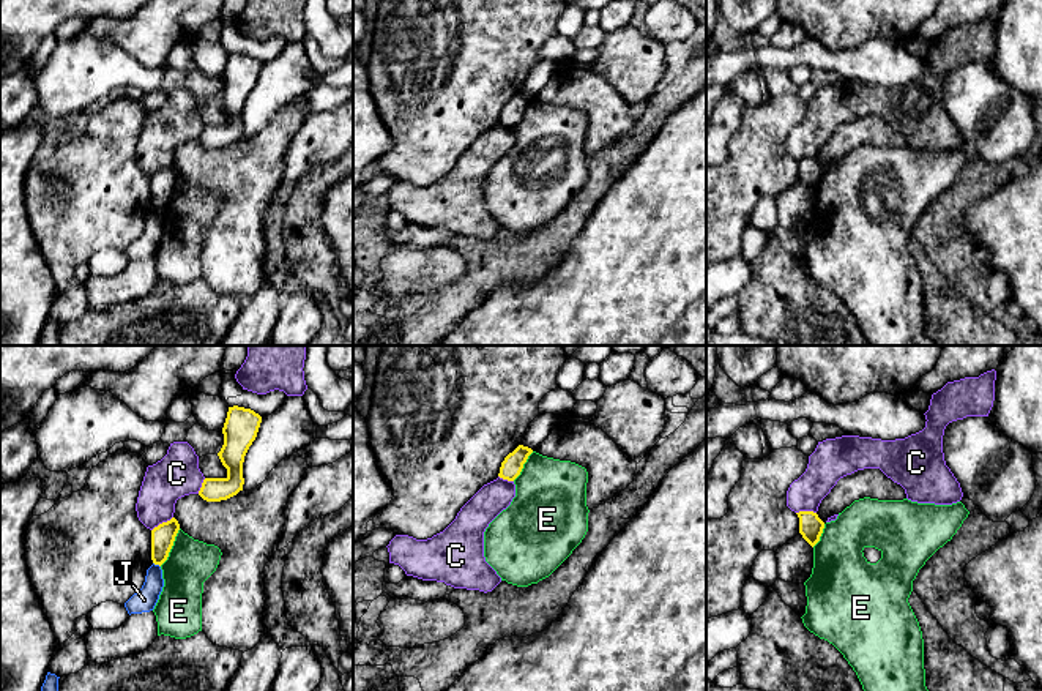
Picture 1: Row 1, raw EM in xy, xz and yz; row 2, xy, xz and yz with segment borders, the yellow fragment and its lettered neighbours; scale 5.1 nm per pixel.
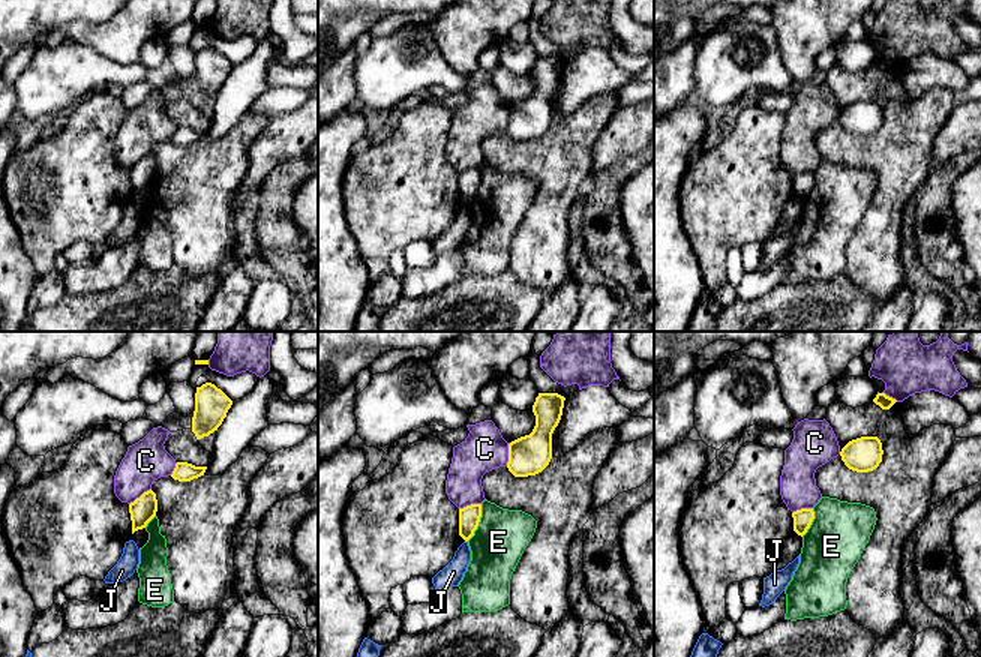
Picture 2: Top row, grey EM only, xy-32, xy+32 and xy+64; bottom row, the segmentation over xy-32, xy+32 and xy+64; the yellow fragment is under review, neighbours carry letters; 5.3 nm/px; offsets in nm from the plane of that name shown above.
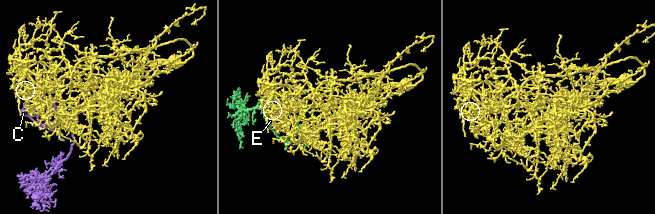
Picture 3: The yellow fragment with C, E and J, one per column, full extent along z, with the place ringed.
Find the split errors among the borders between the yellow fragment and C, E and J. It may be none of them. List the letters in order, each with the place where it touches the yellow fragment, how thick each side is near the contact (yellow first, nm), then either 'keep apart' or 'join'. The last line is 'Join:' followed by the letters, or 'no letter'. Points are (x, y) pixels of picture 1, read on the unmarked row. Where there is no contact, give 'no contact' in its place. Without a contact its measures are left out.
C: xy (163, 169) | 120/220 nm | keep apart
E: xy (171, 194) | 120/240 nm | keep apart
J: xy (156, 210) | 120/120 nm | keep apart
Join: no letter

